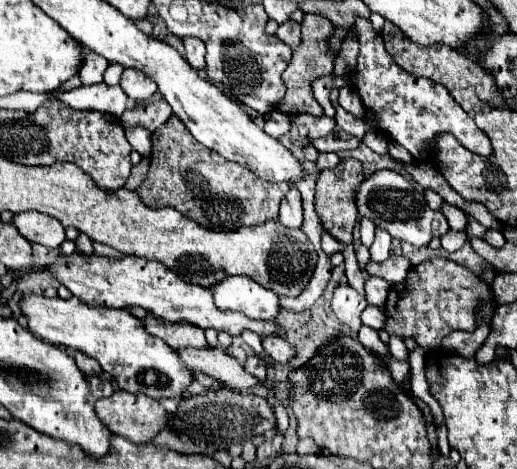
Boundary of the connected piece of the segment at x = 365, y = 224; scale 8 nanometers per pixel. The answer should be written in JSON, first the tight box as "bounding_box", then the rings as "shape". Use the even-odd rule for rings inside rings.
{"bounding_box":[359,218,373,248],"shape":[[[363,218],[361,220],[361,230],[359,230],[359,234],[361,234],[361,242],[369,248],[371,244],[373,244],[373,222],[369,220],[369,218]]]}

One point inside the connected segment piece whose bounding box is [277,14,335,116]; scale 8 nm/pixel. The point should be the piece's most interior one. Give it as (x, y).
(313, 58)

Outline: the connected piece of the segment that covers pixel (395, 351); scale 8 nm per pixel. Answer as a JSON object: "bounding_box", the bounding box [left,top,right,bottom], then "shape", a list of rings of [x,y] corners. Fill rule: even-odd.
{"bounding_box":[388,336,409,361],"shape":[[[390,336],[388,347],[394,358],[400,361],[407,361],[409,350],[405,346],[402,338]]]}

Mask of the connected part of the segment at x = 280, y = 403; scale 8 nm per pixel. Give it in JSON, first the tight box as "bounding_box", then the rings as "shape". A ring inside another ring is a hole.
{"bounding_box":[275,400,289,434],"shape":[[[275,400],[275,410],[277,410],[277,432],[285,434],[287,426],[289,426],[289,417],[285,402],[283,400]]]}

